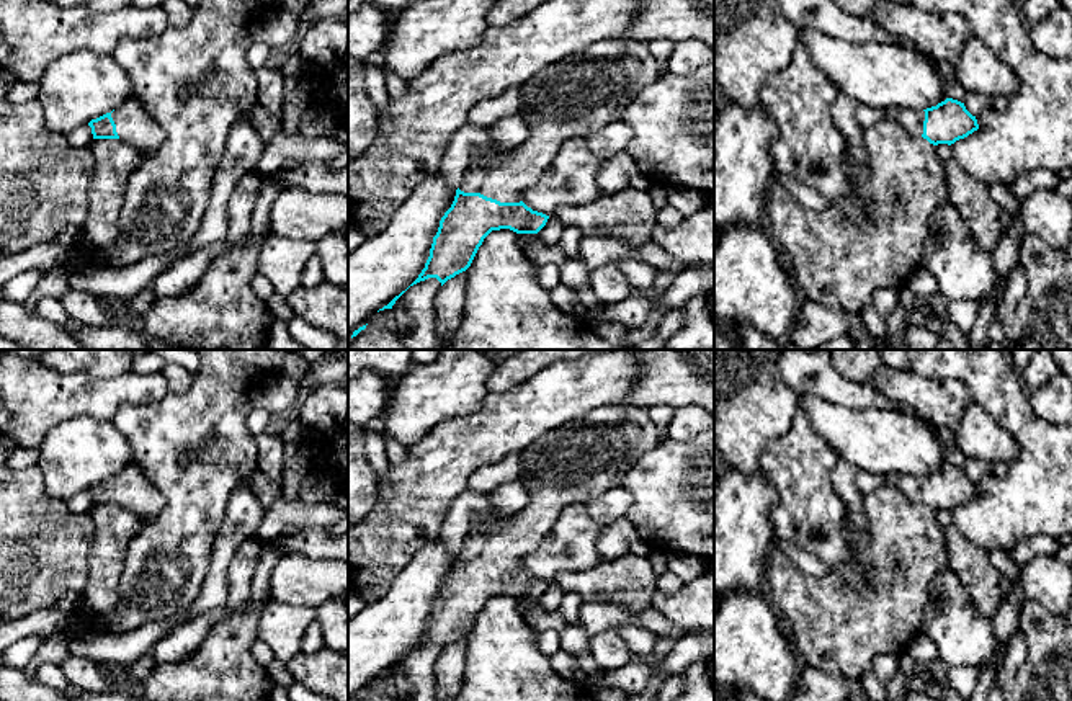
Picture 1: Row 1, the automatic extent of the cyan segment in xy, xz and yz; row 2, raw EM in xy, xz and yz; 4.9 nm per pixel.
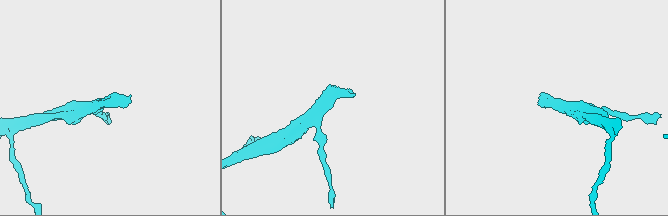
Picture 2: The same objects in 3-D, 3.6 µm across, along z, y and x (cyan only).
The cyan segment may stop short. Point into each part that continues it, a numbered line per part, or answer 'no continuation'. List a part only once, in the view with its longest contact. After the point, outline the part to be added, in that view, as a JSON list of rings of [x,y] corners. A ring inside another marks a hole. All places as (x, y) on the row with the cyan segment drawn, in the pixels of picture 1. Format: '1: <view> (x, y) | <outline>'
1: xz (584, 92) | [[[600,41],[544,67],[521,85],[520,114],[528,124],[523,144],[487,167],[469,167],[459,186],[464,193],[480,193],[500,203],[520,203],[523,191],[538,181],[559,149],[572,137],[585,137],[614,121],[636,96],[660,75],[657,59],[647,44],[636,41]]]

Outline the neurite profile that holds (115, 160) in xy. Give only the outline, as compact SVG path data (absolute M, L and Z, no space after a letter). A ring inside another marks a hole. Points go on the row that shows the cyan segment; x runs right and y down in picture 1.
M95 139L90 145L95 160L88 190L88 212L80 227L78 242L90 253L88 266L100 266L101 257L108 253L118 239L118 219L124 201L124 190L132 172L142 163L144 154L119 139Z

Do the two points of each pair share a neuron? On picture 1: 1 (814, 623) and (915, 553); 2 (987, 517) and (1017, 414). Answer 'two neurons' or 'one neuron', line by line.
1: one neuron
2: one neuron

